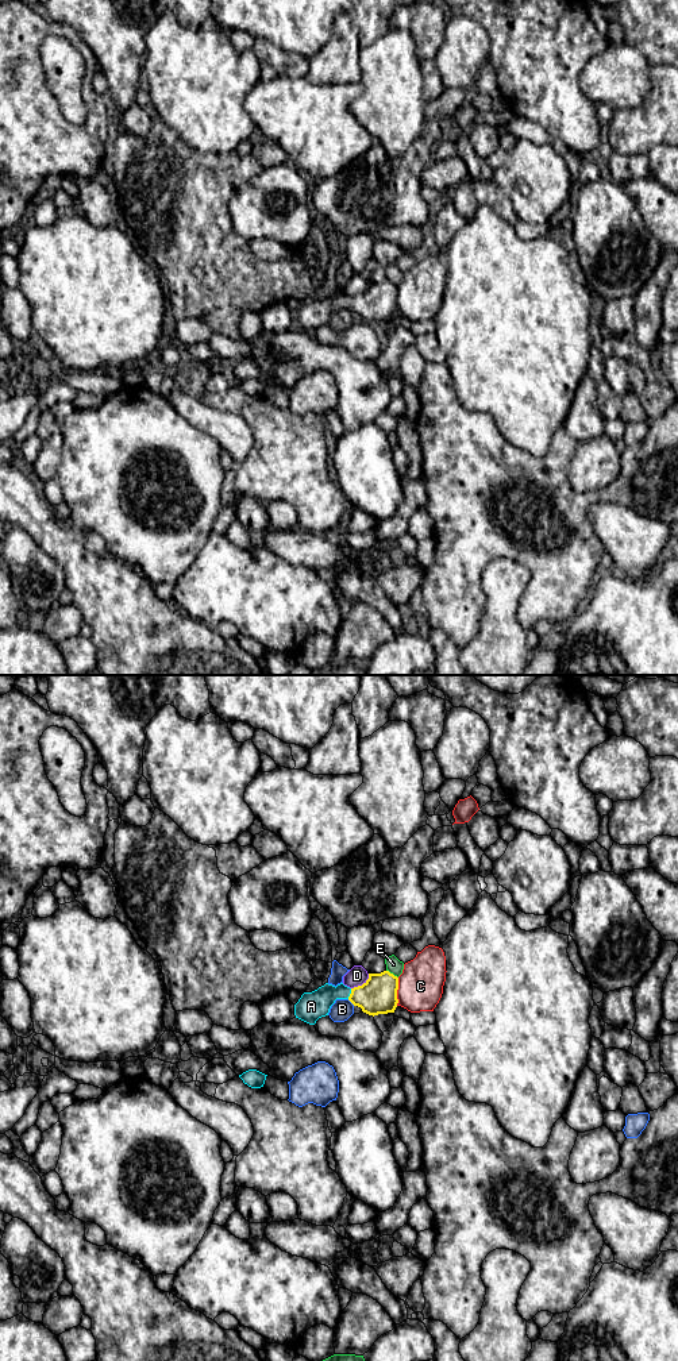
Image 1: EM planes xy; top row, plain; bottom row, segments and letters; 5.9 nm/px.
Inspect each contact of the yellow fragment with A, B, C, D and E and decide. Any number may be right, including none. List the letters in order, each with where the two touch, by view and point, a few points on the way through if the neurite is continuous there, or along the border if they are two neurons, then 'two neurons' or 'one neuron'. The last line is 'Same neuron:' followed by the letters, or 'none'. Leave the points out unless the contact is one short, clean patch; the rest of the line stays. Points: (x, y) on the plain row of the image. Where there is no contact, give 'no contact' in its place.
A: meets yellow in xy at (350, 303); runs through xy (378, 304), (350, 303), (327, 303), (311, 315); one neuron
B: meets yellow in xy at (351, 311); two neurons
C: meets yellow in xy at (396, 300); two neurons
D: meets yellow in xy at (362, 293); two neurons
E: meets yellow in xy at (392, 282); two neurons
Same neuron: A

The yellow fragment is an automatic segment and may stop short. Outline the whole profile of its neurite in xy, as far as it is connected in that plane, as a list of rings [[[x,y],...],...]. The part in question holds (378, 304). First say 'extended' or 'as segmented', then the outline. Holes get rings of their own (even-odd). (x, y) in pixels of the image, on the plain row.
extended; [[[384,279],[369,282],[369,288],[358,296],[350,297],[343,292],[336,296],[325,292],[312,301],[304,301],[294,313],[296,327],[315,333],[321,325],[328,324],[336,308],[348,308],[354,315],[369,324],[394,321],[398,308],[398,286]]]

